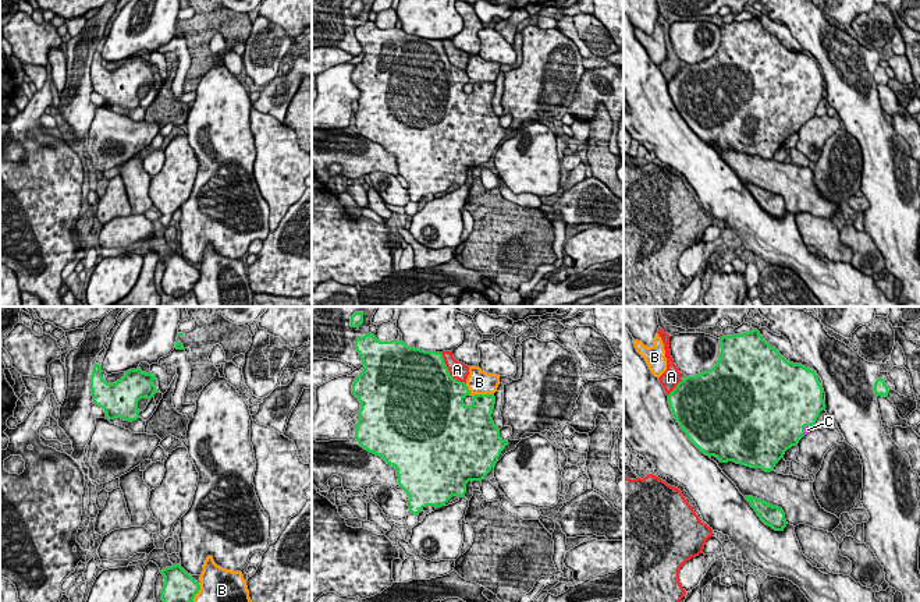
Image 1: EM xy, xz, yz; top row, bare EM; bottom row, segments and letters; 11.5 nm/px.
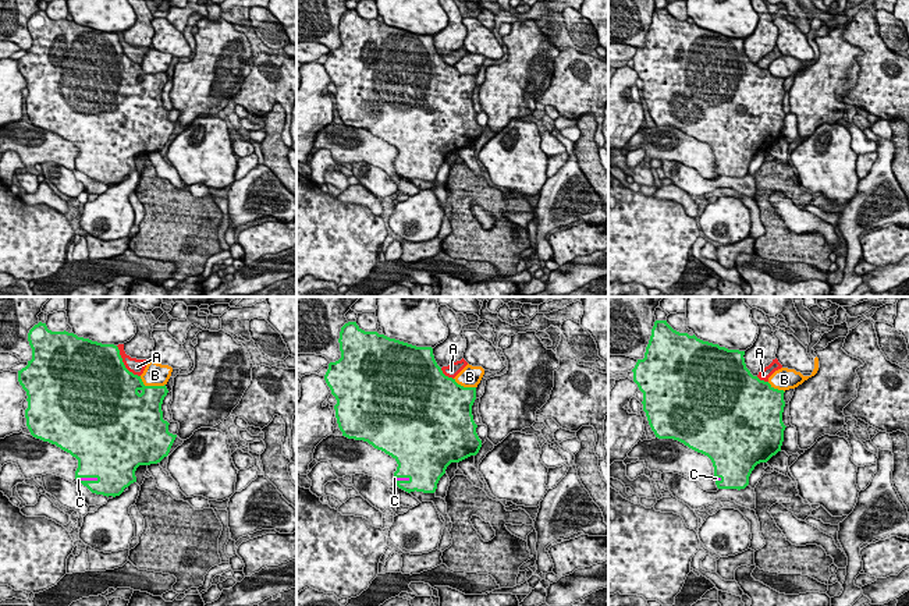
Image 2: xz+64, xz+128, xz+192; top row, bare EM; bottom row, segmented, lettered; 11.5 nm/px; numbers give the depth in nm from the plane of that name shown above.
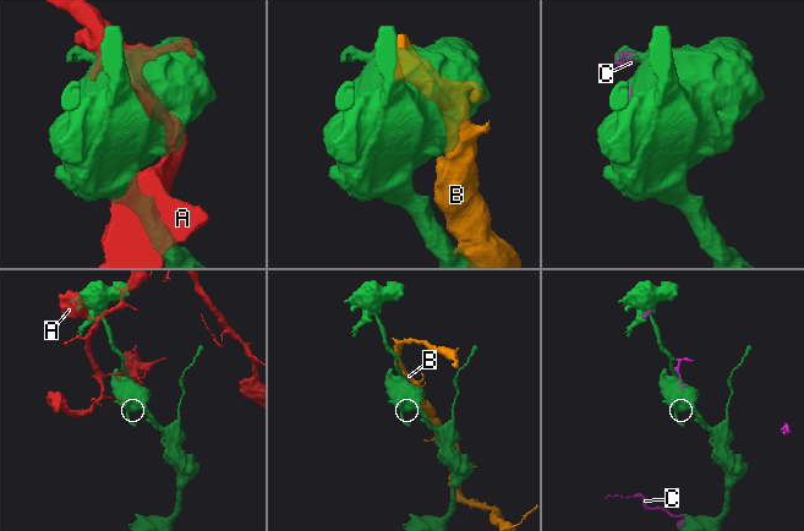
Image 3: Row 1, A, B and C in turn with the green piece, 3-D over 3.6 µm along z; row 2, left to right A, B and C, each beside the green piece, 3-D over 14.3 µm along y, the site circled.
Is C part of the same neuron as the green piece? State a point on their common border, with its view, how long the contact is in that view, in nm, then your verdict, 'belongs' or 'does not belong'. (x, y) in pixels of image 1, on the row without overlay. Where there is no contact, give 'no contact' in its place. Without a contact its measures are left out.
contact yz (806, 113); length 180 nm; belongs

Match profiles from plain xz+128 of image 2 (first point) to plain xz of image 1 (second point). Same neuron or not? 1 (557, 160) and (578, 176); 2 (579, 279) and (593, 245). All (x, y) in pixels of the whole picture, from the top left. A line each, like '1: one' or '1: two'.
1: one
2: two

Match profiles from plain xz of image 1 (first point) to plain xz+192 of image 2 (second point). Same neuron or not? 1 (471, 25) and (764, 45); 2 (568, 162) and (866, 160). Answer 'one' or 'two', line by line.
1: one
2: two

